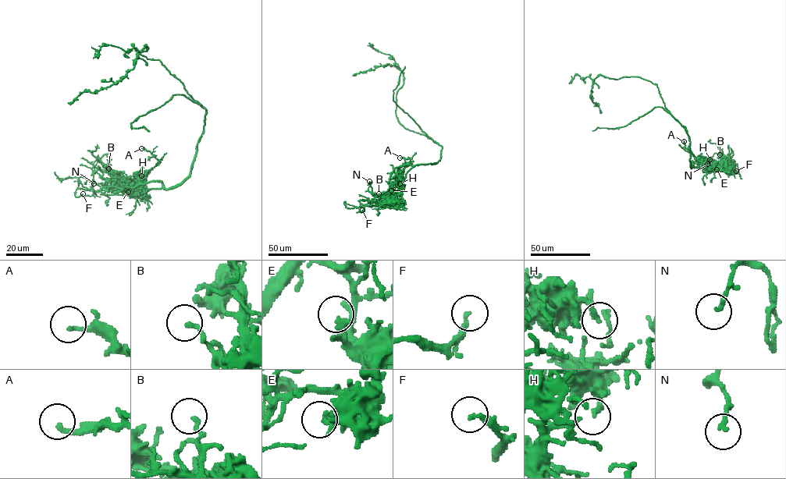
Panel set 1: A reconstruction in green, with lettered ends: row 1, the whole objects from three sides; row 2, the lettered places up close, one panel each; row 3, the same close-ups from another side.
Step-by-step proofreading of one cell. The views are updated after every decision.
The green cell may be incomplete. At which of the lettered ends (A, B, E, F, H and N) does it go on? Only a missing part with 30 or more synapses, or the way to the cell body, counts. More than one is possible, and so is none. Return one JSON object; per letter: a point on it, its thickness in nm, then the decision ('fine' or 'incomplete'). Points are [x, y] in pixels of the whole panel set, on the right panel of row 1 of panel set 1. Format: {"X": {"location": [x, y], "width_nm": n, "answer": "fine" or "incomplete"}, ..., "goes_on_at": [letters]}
{"A": {"location": [684, 141], "width_nm": 180, "answer": "fine"}, "B": {"location": [720, 154], "width_nm": 170, "answer": "fine"}, "E": {"location": [716, 169], "width_nm": 160, "answer": "fine"}, "F": {"location": [736, 171], "width_nm": 220, "answer": "fine"}, "H": {"location": [709, 159], "width_nm": 200, "answer": "fine"}, "N": {"location": [707, 164], "width_nm": 180, "answer": "fine"}, "goes_on_at": []}

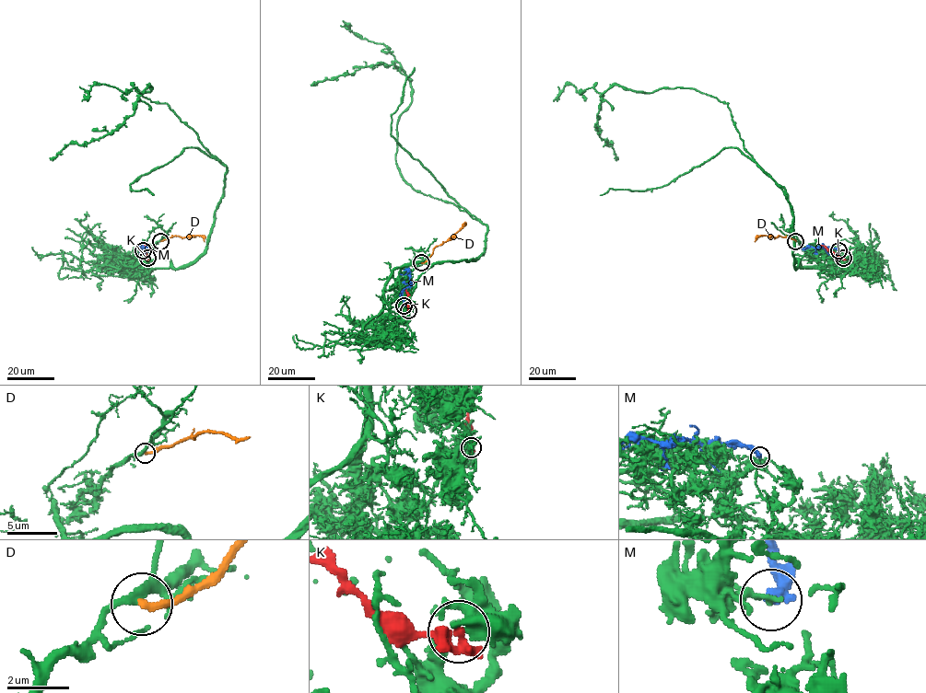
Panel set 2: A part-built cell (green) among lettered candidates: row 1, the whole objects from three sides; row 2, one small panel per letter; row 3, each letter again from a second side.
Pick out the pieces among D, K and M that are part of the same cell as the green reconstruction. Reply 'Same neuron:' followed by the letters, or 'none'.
Same neuron: none

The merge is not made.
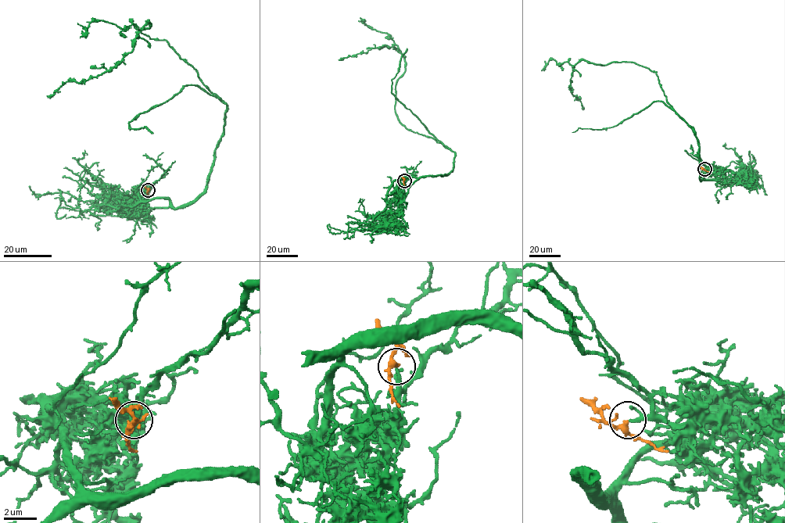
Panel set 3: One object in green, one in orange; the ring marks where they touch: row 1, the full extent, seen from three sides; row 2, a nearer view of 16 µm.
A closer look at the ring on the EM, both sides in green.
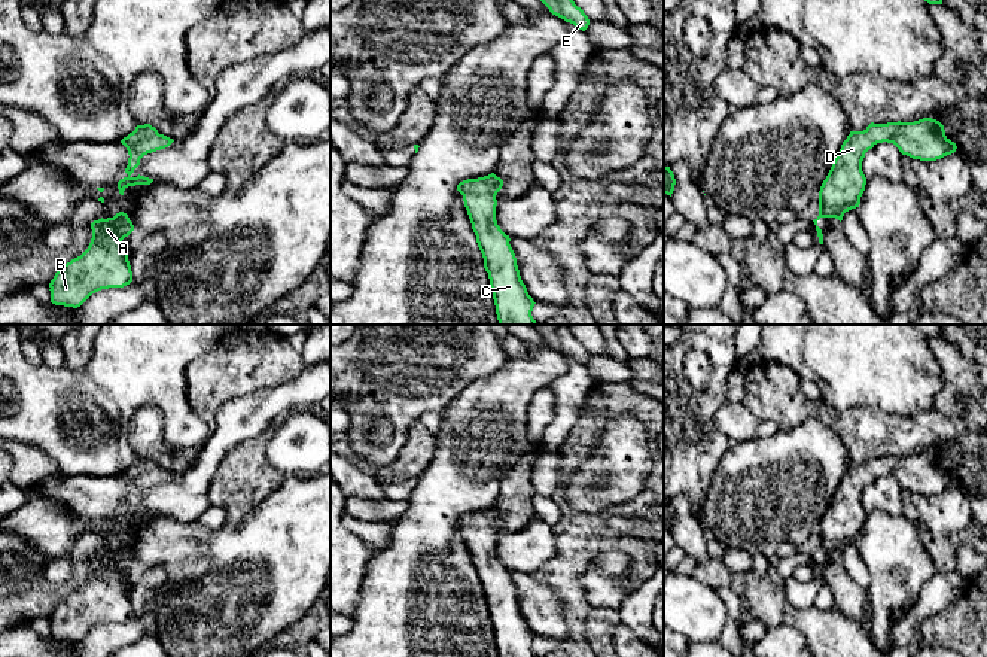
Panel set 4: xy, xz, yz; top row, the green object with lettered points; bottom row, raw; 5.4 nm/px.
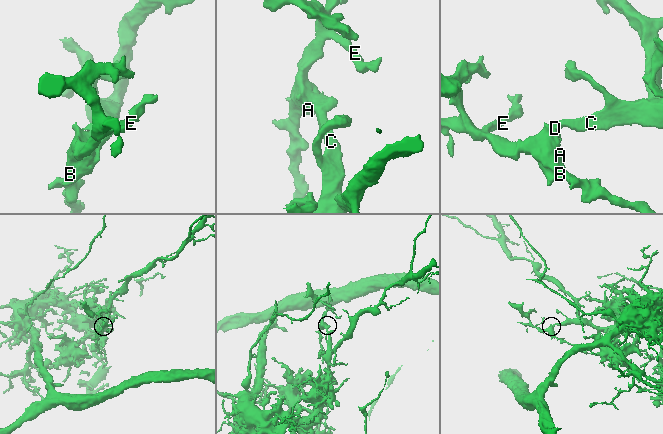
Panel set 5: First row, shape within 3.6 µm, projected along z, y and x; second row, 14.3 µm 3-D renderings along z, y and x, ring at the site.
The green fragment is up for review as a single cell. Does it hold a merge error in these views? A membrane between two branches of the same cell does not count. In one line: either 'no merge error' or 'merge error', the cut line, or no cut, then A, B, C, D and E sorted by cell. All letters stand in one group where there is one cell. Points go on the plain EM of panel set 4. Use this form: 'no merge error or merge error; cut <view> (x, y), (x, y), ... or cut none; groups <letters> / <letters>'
no merge error; cut none; groups A B C D E

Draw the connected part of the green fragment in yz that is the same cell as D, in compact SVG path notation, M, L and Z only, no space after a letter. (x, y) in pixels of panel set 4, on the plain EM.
M932 451L871 456L863 465L850 465L819 524L819 550L813 556L820 578L823 568L817 554L835 551L841 556L846 545L859 541L866 518L862 495L869 483L883 475L893 477L902 489L920 495L936 495L957 483L945 469L944 459Z

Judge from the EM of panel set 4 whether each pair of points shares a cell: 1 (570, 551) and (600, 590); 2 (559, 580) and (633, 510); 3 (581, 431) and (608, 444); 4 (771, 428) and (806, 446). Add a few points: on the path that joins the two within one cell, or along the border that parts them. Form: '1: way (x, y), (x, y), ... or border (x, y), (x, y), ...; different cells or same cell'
1: border (588, 563), (579, 577), (579, 587), (591, 605); different cells
2: way (573, 557), (578, 543), (611, 511); same cell
3: border (618, 416), (599, 419), (590, 426), (584, 438); different cells
4: border (777, 429), (770, 435), (755, 438); different cells

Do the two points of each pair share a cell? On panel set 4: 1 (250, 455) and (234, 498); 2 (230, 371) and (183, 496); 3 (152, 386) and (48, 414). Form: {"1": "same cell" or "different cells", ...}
{"1": "same cell", "2": "different cells", "3": "same cell"}

